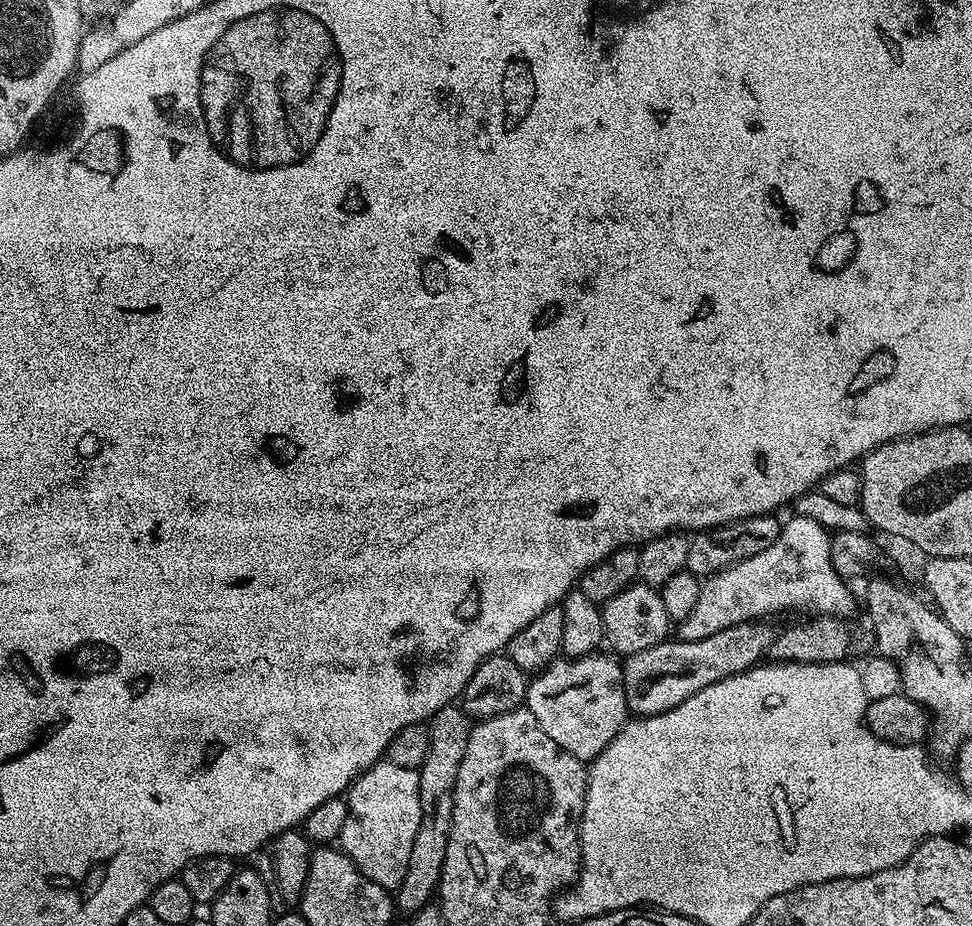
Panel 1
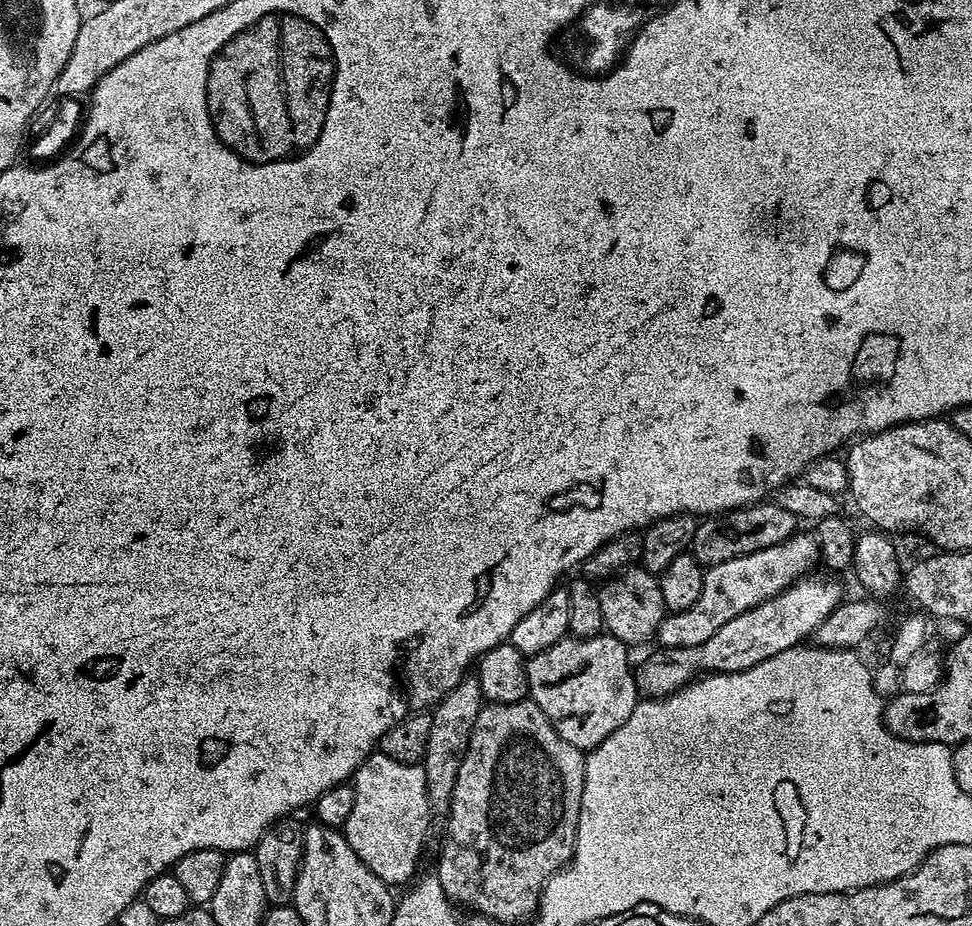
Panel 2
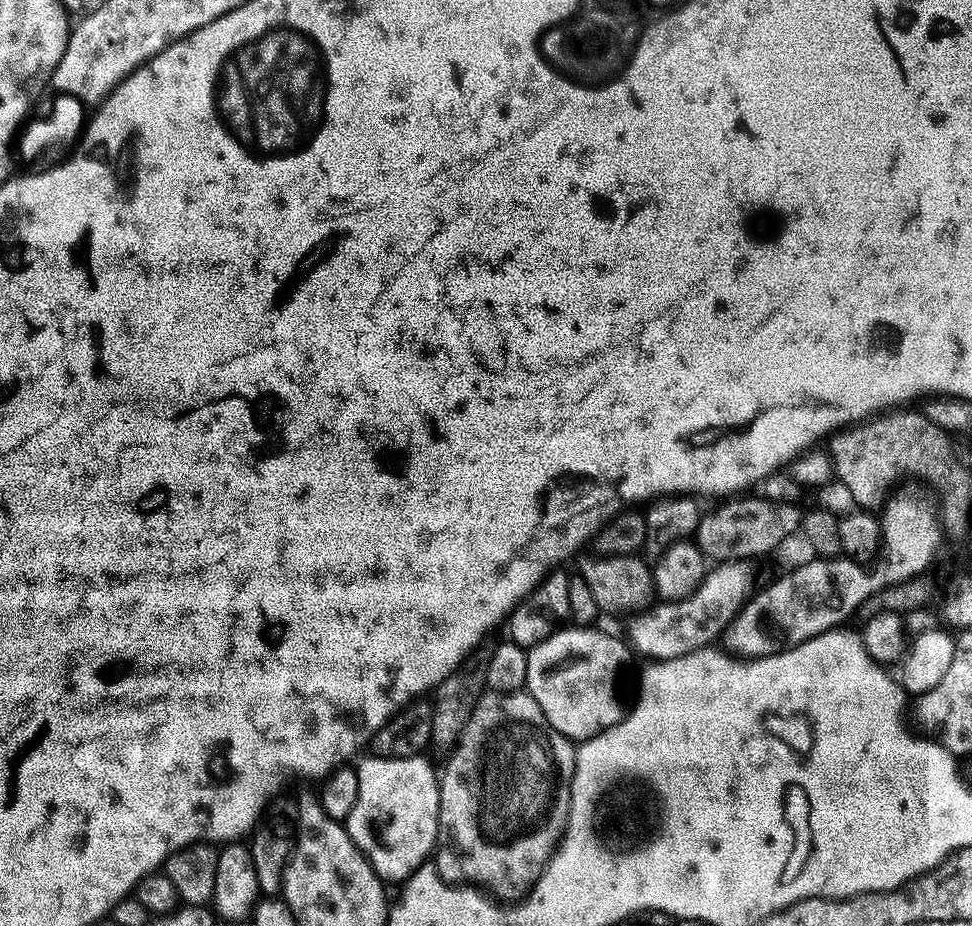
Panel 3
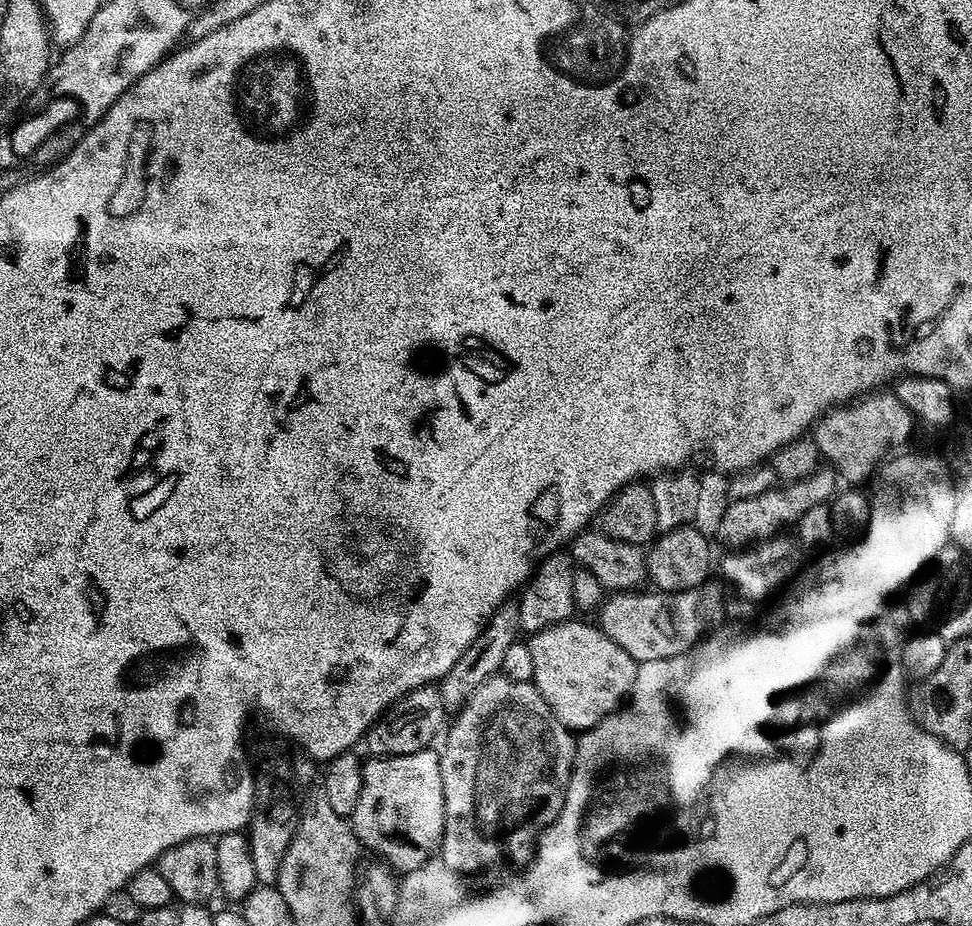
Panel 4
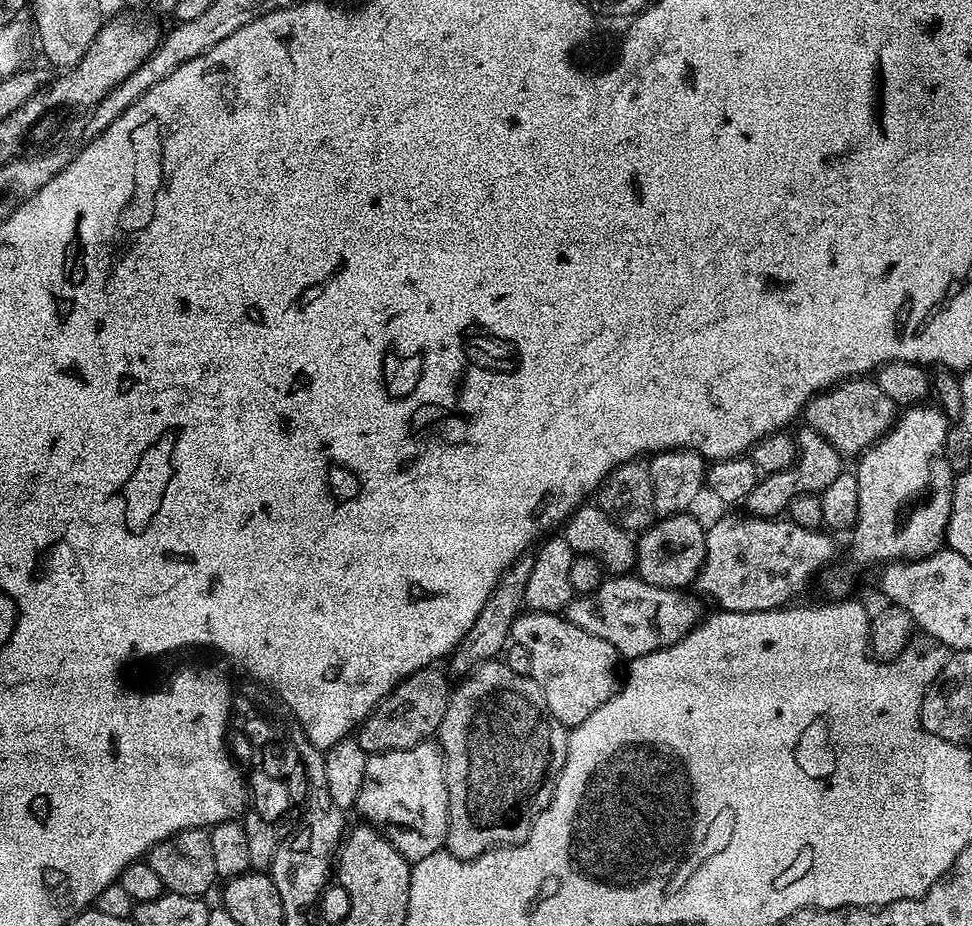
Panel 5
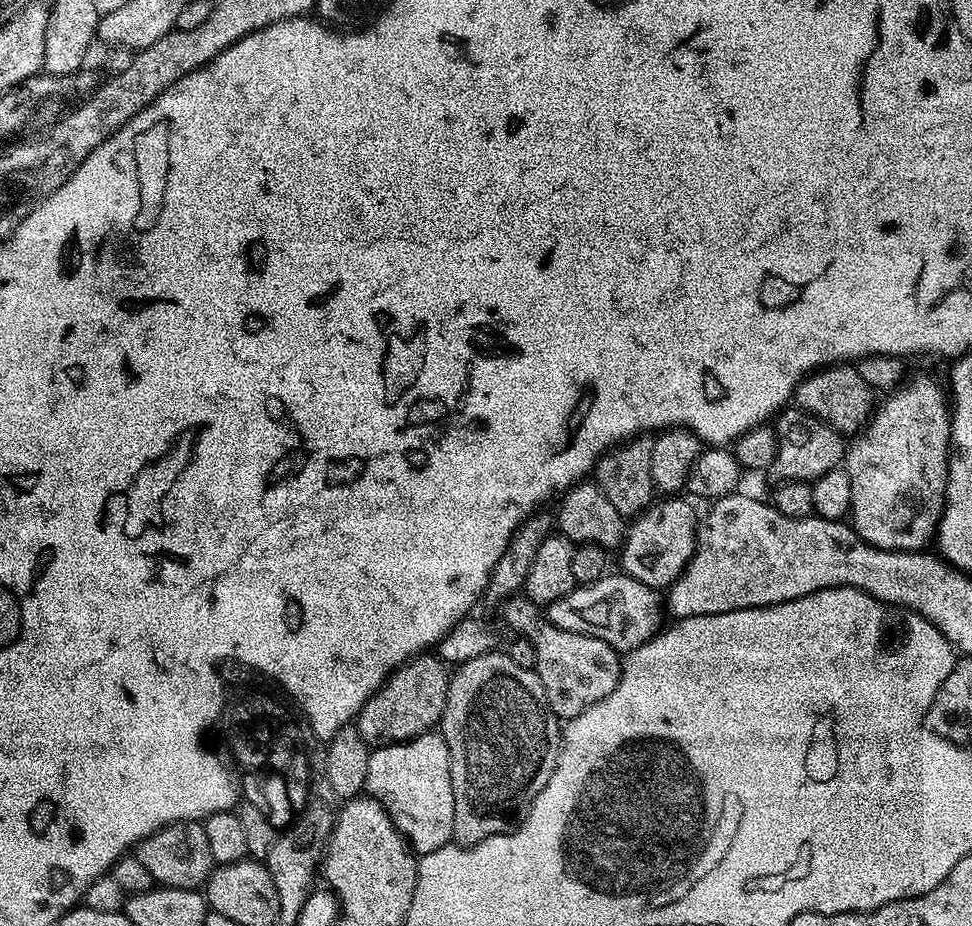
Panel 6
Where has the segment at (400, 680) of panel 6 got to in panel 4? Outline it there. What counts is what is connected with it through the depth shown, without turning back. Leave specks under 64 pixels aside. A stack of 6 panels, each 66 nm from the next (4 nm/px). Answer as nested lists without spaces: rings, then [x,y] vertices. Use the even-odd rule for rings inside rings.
[[[435,683],[423,684],[420,688],[410,690],[400,700],[394,701],[391,708],[369,726],[362,748],[372,758],[418,754],[433,747],[436,735],[438,740],[445,724],[446,713],[439,687]]]

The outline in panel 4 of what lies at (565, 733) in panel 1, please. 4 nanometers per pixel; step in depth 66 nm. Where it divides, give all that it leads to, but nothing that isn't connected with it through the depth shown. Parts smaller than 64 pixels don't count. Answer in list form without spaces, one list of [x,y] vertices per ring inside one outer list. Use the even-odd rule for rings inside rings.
[[[573,618],[531,633],[526,643],[534,658],[531,683],[542,694],[546,706],[569,730],[583,734],[598,726],[625,703],[636,677],[637,660],[630,658],[618,642],[601,632],[595,623],[583,624]]]

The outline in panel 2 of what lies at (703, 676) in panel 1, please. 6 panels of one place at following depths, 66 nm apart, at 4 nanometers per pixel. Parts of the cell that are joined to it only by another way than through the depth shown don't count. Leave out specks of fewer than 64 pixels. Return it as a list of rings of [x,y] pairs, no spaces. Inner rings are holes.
[[[828,576],[822,577],[821,580],[801,579],[792,587],[785,588],[774,598],[738,614],[738,618],[730,618],[730,622],[726,622],[726,626],[718,629],[718,634],[710,634],[710,638],[706,638],[706,642],[702,642],[698,646],[664,648],[659,650],[660,652],[654,653],[653,656],[646,657],[641,662],[640,668],[638,664],[635,669],[637,693],[644,698],[659,698],[676,691],[677,688],[683,688],[685,684],[692,683],[701,674],[750,670],[750,666],[758,666],[762,662],[766,662],[766,658],[774,658],[786,650],[801,645],[805,641],[803,639],[806,636],[811,637],[818,626],[822,626],[822,622],[826,622],[826,618],[830,618],[833,610],[845,599],[846,593],[844,593],[843,586],[838,581],[831,580],[831,578],[836,578]]]

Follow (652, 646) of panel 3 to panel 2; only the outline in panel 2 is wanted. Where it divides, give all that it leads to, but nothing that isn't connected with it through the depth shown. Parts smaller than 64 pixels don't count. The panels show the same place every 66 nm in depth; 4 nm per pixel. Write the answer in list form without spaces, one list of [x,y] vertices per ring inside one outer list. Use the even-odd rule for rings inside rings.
[[[800,530],[790,539],[778,542],[778,546],[770,546],[742,558],[730,558],[730,562],[711,565],[704,573],[702,595],[698,602],[694,602],[690,610],[668,612],[660,623],[655,639],[661,640],[664,648],[685,648],[706,642],[706,638],[710,638],[710,634],[718,634],[718,629],[726,626],[730,618],[738,618],[738,614],[774,598],[785,588],[807,577],[808,567],[812,560],[814,564],[817,556],[815,535],[808,533],[807,536],[804,530]]]

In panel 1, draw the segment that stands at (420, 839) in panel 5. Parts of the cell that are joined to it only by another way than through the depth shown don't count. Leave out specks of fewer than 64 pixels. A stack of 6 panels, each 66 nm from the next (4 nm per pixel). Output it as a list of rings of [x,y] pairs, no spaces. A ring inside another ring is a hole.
[[[386,758],[380,763],[367,768],[352,782],[346,793],[348,817],[346,826],[342,826],[338,844],[349,858],[358,866],[358,870],[370,882],[378,882],[378,886],[395,890],[406,878],[406,866],[410,866],[410,850],[414,850],[414,838],[418,835],[418,822],[422,822],[422,806],[418,802],[419,771],[406,766],[394,766]]]

